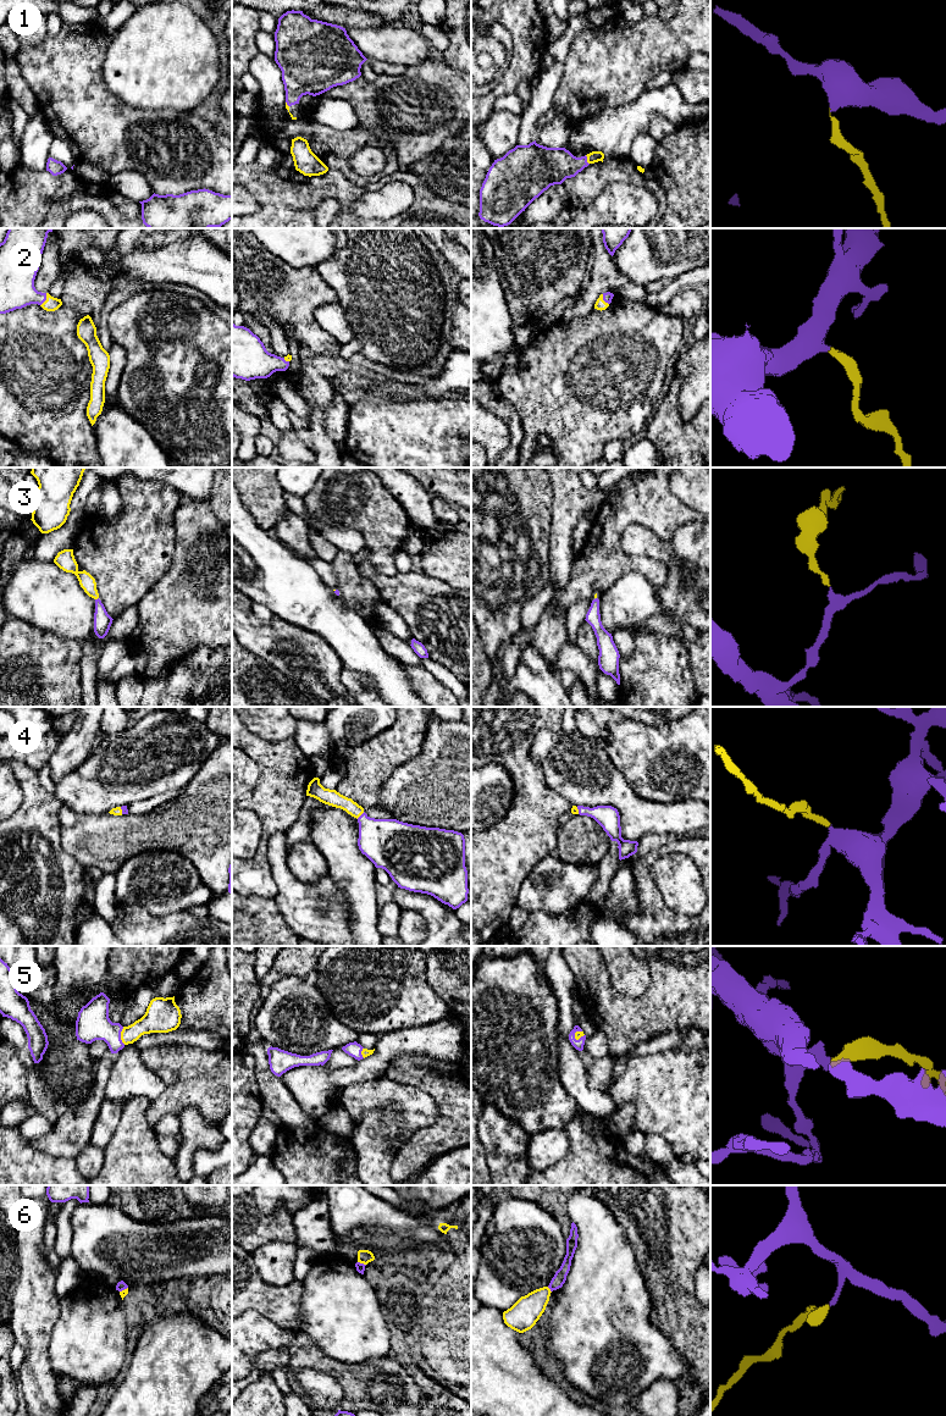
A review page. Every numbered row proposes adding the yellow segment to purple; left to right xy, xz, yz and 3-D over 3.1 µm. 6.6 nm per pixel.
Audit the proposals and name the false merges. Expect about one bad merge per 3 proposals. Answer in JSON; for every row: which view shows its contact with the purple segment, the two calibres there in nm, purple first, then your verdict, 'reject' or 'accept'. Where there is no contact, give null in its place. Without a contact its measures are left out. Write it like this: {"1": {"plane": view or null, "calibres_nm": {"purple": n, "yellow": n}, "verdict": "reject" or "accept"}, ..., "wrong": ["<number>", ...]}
{"1": {"plane": "yz", "calibres_nm": {"purple": 240, "yellow": 80}, "verdict": "accept"}, "2": {"plane": "xy", "calibres_nm": {"purple": 240, "yellow": 90}, "verdict": "accept"}, "3": {"plane": "xy", "calibres_nm": {"purple": 120, "yellow": 100}, "verdict": "accept"}, "4": {"plane": "xz", "calibres_nm": {"purple": 320, "yellow": 110}, "verdict": "accept"}, "5": {"plane": "xy", "calibres_nm": {"purple": 220, "yellow": 160}, "verdict": "accept"}, "6": {"plane": "yz", "calibres_nm": {"purple": 90, "yellow": 190}, "verdict": "reject"}, "wrong": ["6"]}

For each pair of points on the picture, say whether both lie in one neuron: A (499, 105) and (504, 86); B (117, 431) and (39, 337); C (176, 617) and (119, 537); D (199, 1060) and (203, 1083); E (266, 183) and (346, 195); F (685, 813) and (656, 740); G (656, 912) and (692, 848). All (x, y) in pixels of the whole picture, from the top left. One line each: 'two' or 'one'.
A: two
B: two
C: two
D: one
E: one
F: two
G: one

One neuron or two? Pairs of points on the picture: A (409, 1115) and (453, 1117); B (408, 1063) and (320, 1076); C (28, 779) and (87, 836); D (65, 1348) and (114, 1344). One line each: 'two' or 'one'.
A: two
B: two
C: two
D: one

